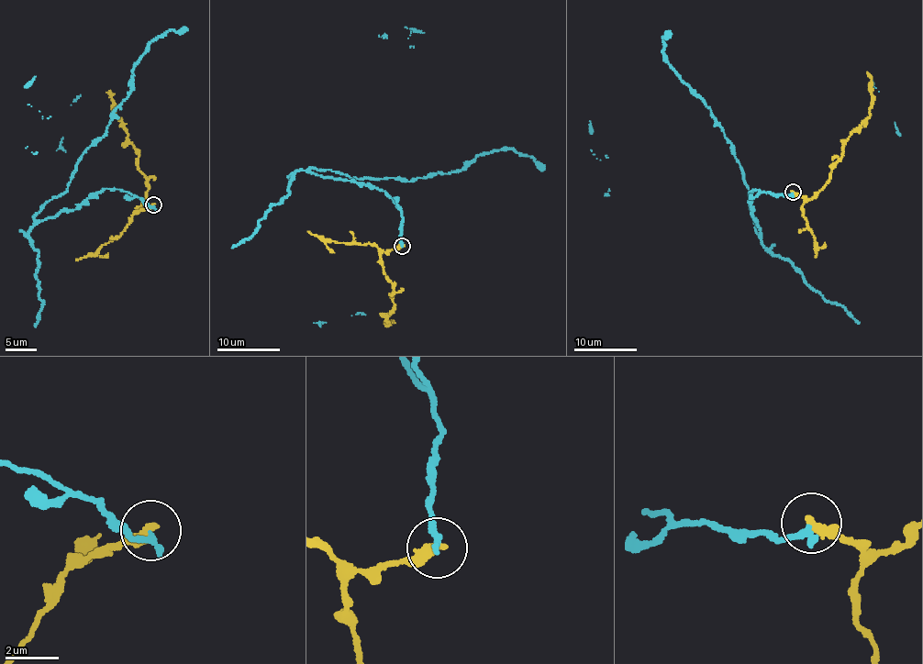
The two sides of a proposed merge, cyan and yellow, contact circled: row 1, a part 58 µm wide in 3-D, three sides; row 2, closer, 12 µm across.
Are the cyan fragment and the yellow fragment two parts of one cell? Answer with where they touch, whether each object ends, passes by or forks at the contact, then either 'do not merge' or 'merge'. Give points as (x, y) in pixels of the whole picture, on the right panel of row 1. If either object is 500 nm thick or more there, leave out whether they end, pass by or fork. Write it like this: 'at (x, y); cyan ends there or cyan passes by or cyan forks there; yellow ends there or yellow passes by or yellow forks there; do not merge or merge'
at (793, 192); cyan ends there; yellow ends there; do not merge

